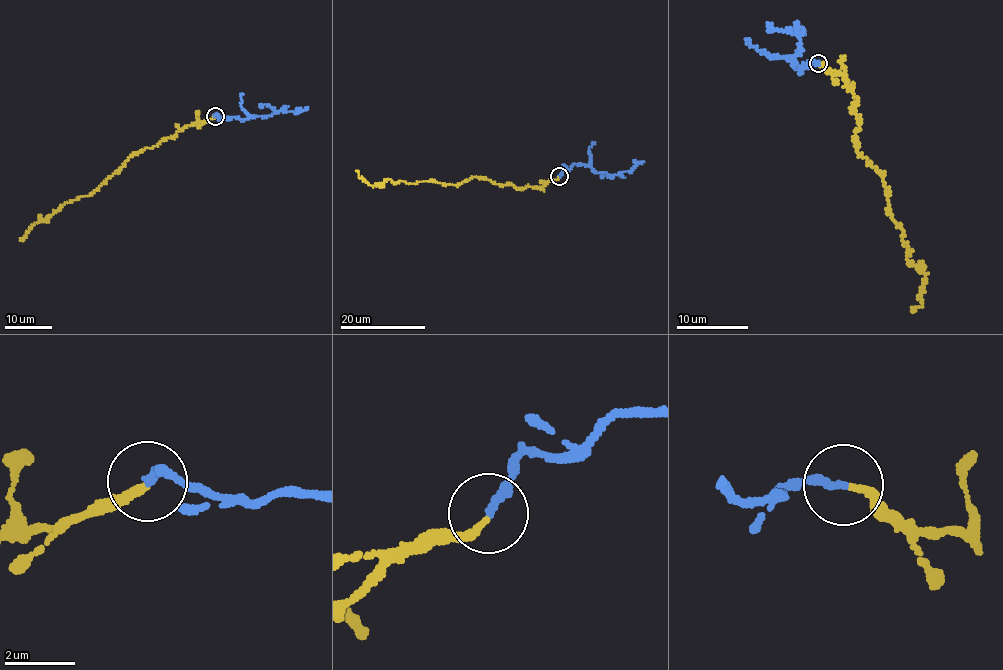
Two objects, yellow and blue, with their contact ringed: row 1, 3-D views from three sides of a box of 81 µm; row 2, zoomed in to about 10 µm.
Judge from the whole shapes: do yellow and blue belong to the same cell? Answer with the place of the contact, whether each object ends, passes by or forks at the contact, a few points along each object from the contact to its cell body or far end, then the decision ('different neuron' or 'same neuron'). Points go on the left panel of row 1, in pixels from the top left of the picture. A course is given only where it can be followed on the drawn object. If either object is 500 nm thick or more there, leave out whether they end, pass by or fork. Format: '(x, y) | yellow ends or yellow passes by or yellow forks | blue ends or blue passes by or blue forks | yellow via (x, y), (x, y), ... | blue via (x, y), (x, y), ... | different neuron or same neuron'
(215, 116) | yellow ends | blue ends | yellow via (214, 116), (133, 153), (93, 192), (60, 205), (21, 239) | blue via (214, 116), (248, 118), (269, 116), (276, 111), (296, 113), (308, 107) | same neuron

